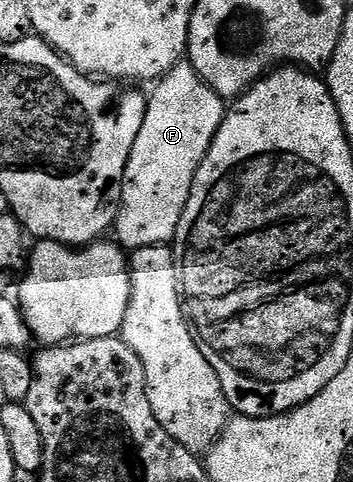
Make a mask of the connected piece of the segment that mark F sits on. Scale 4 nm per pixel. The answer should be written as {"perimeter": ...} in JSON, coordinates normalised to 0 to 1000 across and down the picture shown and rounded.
{"perimeter":[[[510,129],[482,141],[436,183],[439,193],[425,193],[416,210],[411,253],[377,295],[377,311],[360,330],[360,351],[348,355],[343,413],[331,423],[320,467],[320,481],[337,488],[334,504],[360,519],[473,510],[487,504],[484,496],[499,496],[552,363],[569,336],[586,326],[586,313],[598,309],[637,239],[635,201],[618,199],[535,129]]]}

